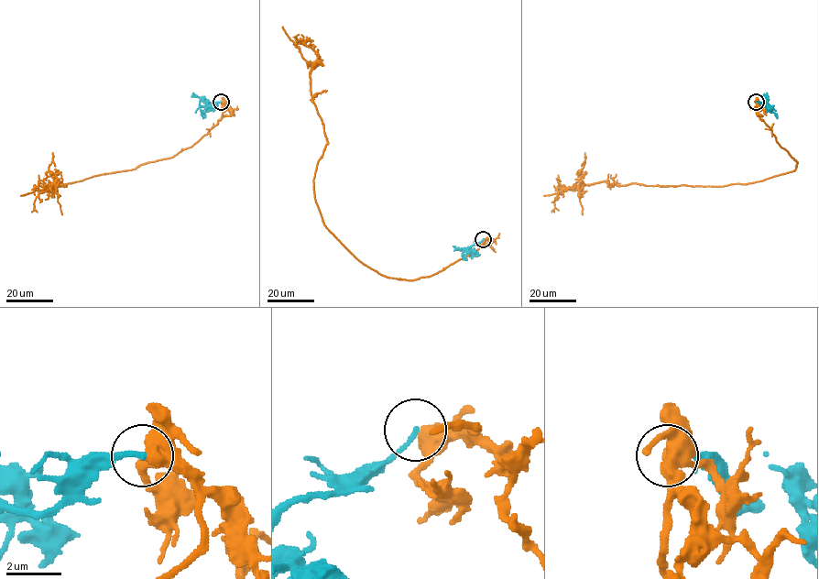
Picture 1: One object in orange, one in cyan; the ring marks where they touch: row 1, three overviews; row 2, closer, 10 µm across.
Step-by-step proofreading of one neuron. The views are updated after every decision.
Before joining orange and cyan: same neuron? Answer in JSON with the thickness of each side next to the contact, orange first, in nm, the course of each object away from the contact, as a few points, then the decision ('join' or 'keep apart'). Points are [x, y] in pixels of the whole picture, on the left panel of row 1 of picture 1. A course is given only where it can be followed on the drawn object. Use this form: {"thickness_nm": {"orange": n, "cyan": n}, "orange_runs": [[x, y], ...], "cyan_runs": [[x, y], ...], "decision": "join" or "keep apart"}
{"thickness_nm": {"orange": 440, "cyan": 170}, "orange_runs": [[222, 102], [222, 117], [191, 147], [134, 169], [49, 181], [56, 187], [38, 195], [37, 212]], "cyan_runs": [[221, 102], [209, 106], [202, 100], [195, 113]], "decision": "keep apart"}

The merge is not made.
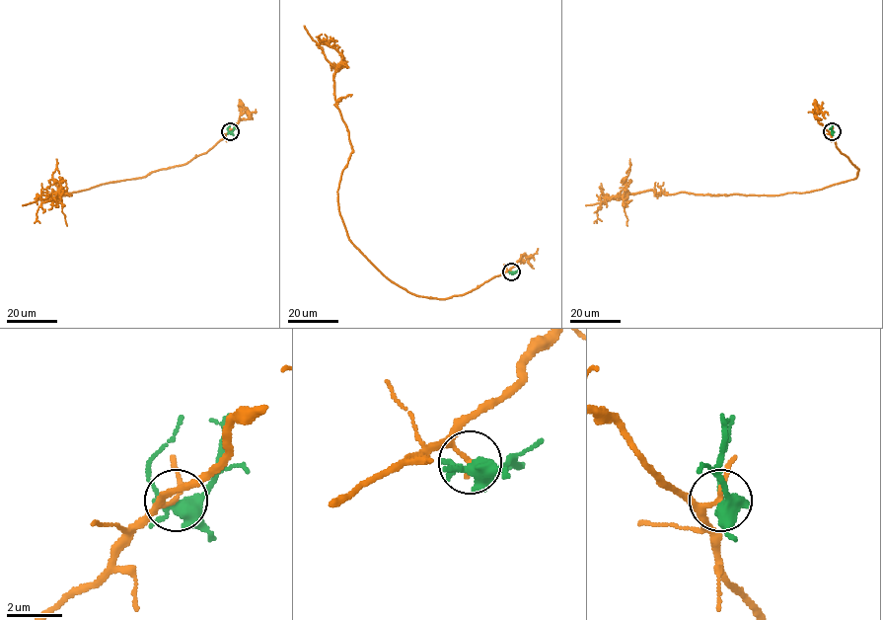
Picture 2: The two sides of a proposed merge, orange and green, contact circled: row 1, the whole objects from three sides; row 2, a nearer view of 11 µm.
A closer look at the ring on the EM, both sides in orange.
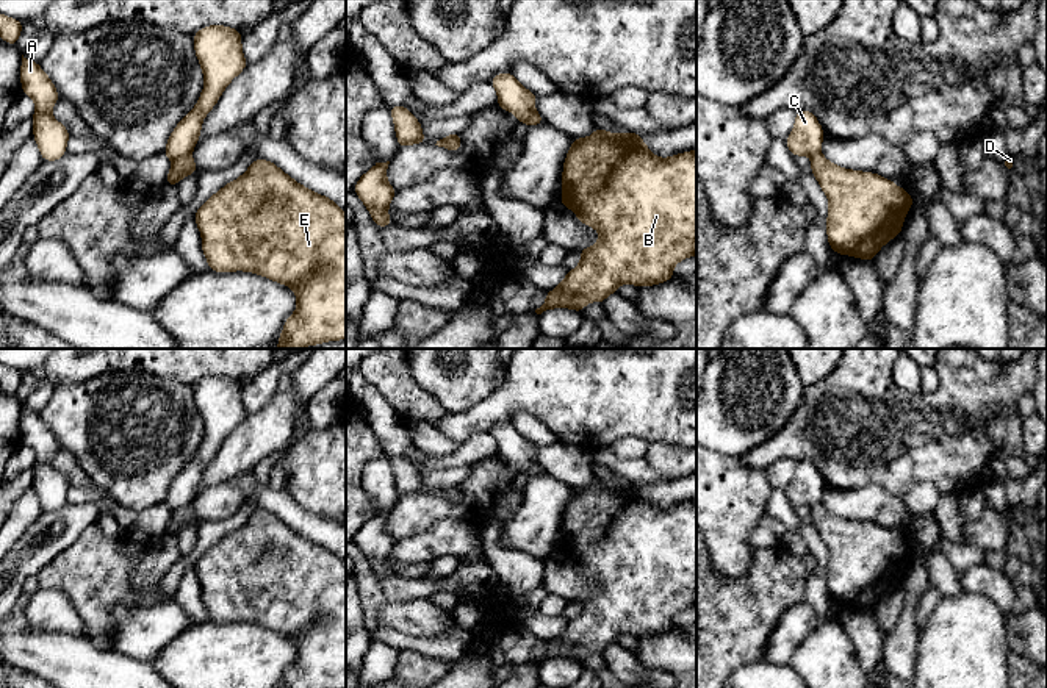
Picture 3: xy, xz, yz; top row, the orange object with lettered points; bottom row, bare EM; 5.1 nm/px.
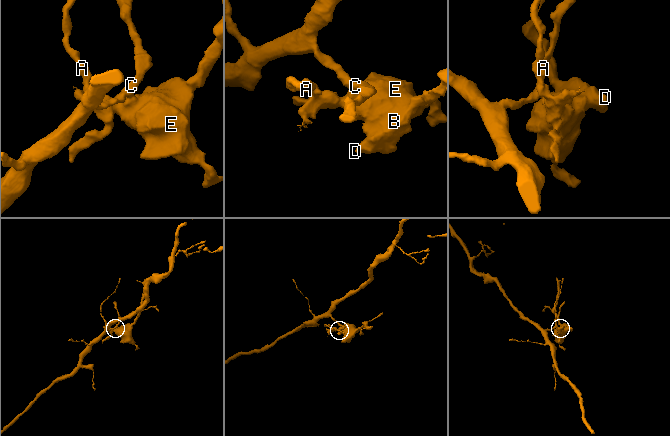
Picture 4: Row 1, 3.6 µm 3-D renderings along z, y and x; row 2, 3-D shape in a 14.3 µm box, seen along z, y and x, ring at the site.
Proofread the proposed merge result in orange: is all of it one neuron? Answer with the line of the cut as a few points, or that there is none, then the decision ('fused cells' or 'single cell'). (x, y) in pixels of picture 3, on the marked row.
cut xy (190, 154), (183, 154), (172, 161); fused cells

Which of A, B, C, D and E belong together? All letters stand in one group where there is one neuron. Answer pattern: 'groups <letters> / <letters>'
groups A B D E / C

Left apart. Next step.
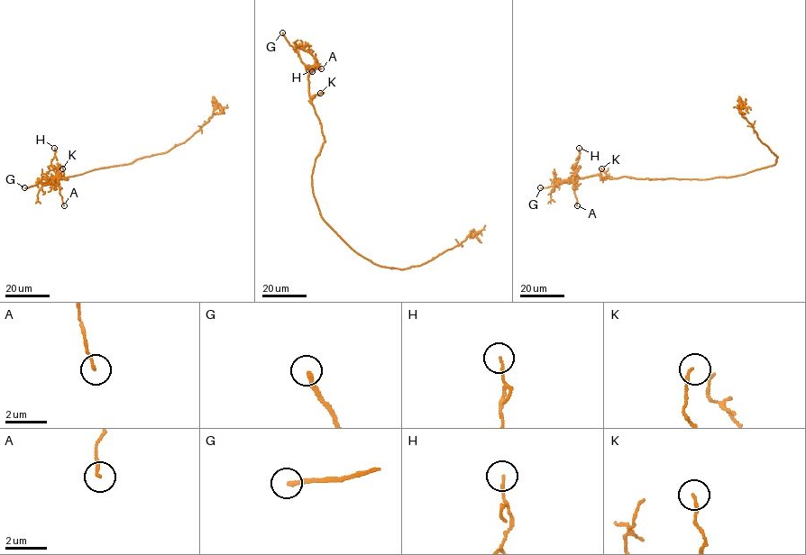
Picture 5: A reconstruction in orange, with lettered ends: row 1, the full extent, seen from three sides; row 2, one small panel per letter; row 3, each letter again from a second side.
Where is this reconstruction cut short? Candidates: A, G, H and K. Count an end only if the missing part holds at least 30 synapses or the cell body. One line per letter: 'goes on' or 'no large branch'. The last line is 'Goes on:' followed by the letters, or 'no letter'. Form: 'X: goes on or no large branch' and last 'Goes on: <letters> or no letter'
A: no large branch
G: goes on
H: no large branch
K: no large branch
Goes on: G

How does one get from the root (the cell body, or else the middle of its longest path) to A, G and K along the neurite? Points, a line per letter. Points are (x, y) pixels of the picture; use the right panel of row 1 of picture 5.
A: (728, 177), (609, 178), (593, 175), (579, 177), (572, 184), (577, 205)
G: (728, 177), (609, 178), (593, 175), (579, 177), (575, 184), (559, 182), (540, 187)
K: (728, 177), (609, 178), (600, 177), (601, 168)

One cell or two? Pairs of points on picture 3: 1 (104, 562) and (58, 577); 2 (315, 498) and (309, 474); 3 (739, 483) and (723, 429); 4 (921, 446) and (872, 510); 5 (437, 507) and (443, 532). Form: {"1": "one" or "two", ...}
{"1": "one", "2": "one", "3": "two", "4": "two", "5": "two"}

